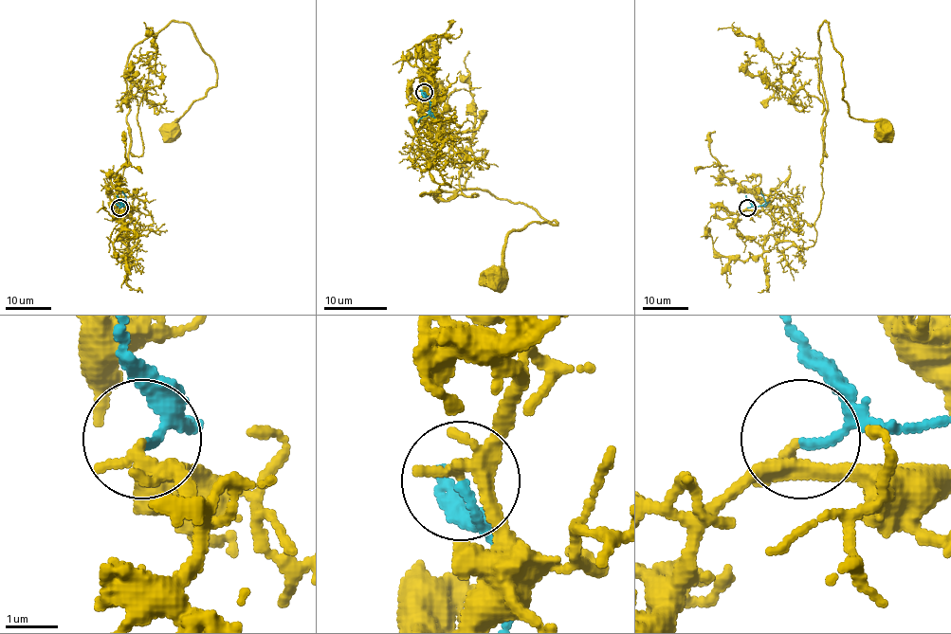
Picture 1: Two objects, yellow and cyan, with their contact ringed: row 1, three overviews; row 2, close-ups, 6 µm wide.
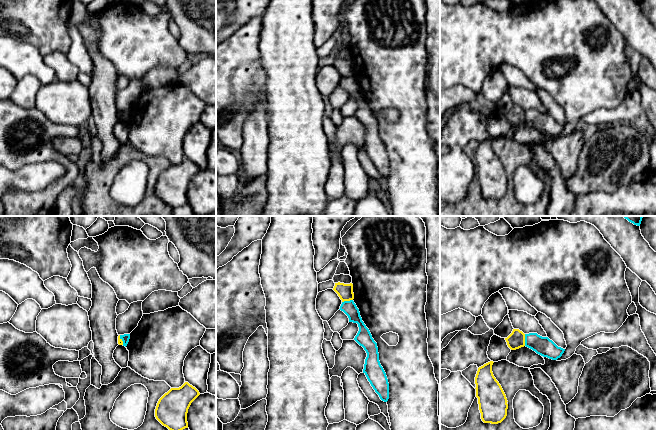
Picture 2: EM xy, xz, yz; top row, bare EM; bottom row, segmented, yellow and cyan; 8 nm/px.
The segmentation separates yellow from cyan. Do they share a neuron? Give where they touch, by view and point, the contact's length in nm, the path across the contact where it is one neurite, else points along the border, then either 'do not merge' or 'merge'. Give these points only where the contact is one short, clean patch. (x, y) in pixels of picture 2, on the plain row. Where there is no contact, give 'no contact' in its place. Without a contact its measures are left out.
yz (524, 116) | 100 nm | do not merge

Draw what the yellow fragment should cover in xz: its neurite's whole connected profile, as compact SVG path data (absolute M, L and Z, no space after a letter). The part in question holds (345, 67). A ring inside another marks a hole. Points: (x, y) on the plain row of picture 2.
M335 59L333 66L338 70L342 78L354 75L353 60Z

